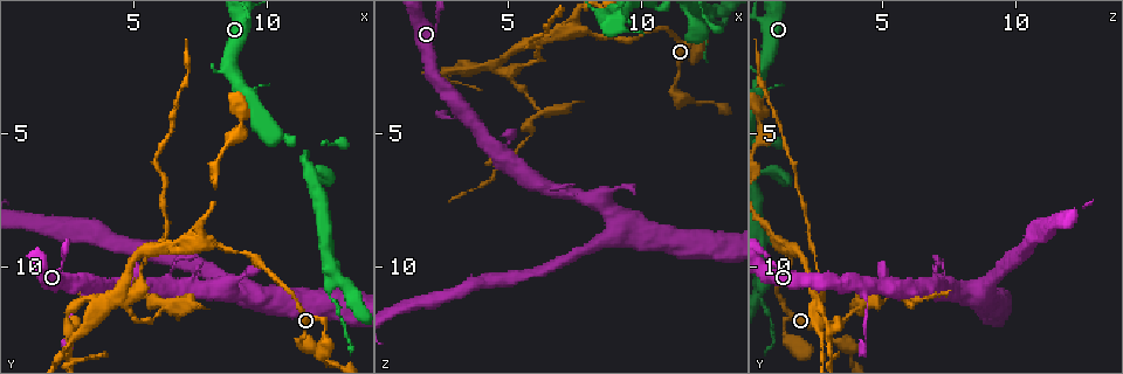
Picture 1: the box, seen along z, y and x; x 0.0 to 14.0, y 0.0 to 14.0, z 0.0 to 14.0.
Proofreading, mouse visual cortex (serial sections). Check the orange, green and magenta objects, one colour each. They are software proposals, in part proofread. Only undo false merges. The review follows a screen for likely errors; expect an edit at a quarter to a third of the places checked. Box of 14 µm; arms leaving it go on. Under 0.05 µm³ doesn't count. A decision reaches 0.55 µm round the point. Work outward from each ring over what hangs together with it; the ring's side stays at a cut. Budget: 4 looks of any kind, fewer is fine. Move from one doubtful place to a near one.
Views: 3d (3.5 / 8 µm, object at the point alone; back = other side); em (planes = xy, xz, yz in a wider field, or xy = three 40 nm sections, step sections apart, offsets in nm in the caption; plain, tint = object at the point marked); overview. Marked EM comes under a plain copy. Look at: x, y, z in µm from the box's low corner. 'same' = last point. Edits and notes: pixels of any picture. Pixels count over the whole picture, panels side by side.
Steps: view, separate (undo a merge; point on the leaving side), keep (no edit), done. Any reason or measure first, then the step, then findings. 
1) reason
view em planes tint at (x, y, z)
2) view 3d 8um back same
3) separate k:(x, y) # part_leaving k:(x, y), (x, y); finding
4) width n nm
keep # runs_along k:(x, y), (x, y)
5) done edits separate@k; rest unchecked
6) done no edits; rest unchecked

thick turns thin
view 3d 8um at (7.7, 9.2, 1.1)

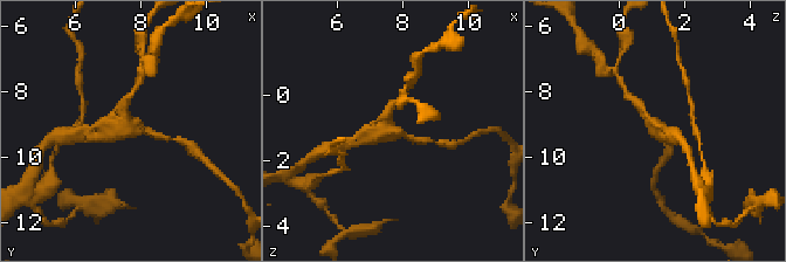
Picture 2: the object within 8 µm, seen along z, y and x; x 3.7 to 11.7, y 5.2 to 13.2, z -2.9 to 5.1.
need the tissue
view em xy step 5 tint at (7.7, 9.1, 1.1)

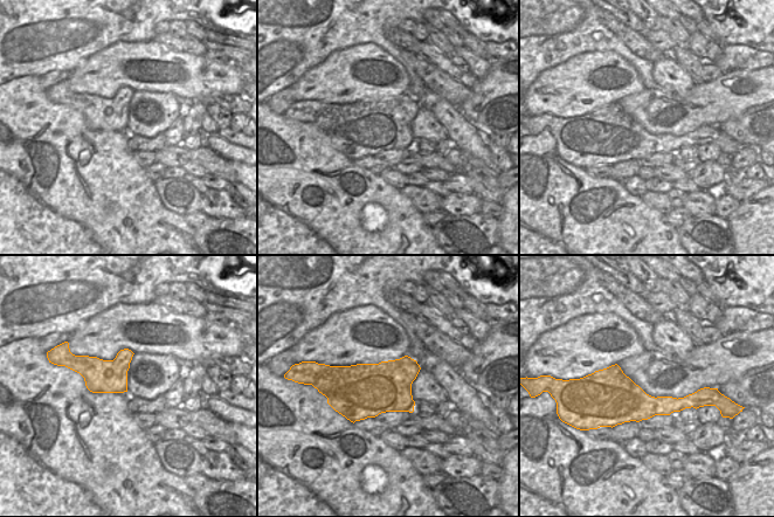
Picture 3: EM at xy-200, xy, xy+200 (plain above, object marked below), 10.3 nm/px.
keep # runs_along 2:(422, 140), (388, 130), (362, 143); continuous, no second cell

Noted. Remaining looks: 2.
calibre changes
view 3d 3.5um at (5.9, 11.3, 5.1)

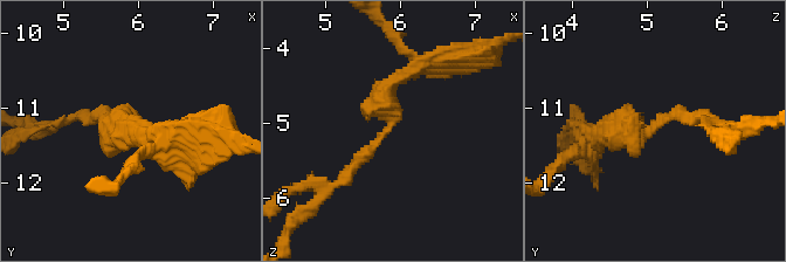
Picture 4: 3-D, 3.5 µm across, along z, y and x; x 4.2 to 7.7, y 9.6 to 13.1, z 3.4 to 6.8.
arm_widths 150, 200 nm; shape alone is not enough
view em xy step 5 tint at (5.80, 11.25, 5.15)

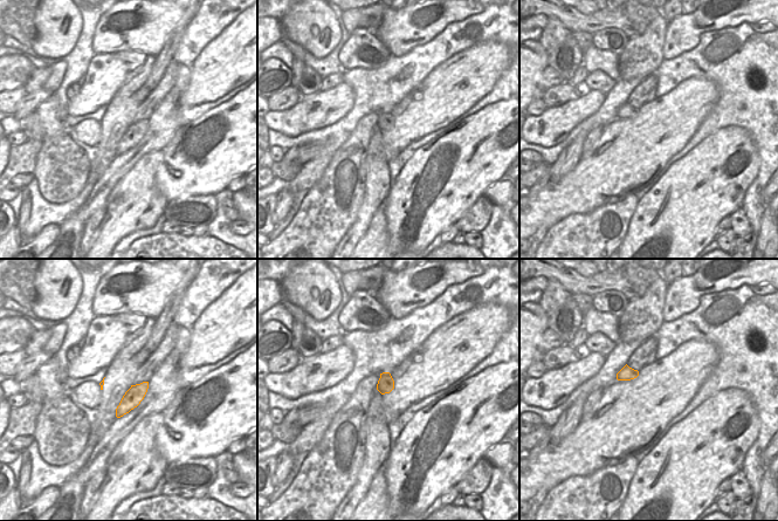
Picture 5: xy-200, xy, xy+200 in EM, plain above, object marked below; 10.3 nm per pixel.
keep # runs_along 4:(413, 68), (384, 91), (387, 131), (337, 185); one cell here

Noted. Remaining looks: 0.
done no edits; rest unchecked

